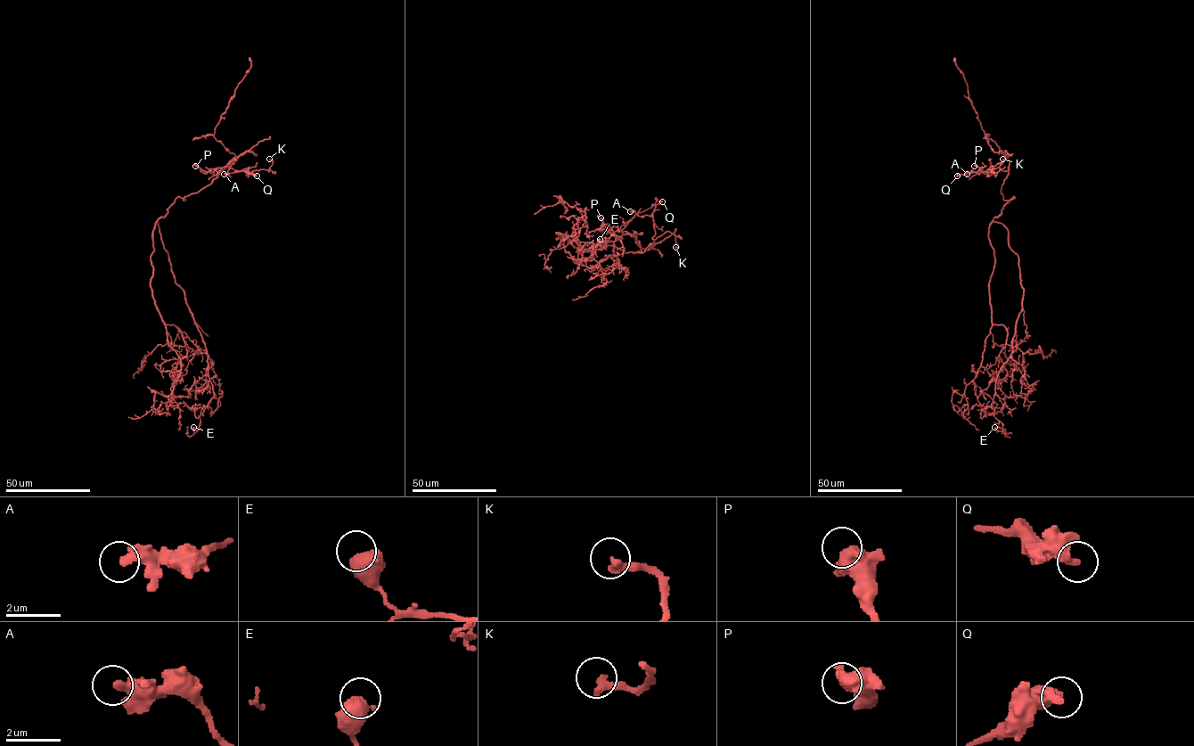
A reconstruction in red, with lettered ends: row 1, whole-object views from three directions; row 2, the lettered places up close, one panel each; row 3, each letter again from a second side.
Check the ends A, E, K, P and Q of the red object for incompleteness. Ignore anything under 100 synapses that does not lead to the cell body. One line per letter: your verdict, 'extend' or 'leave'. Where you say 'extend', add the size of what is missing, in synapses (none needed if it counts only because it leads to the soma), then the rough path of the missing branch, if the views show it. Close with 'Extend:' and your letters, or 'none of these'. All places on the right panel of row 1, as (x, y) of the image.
A: leave
E: leave
K: leave
P: leave
Q: leave
Extend: none of these

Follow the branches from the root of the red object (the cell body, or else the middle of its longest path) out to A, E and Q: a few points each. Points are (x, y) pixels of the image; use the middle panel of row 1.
A: (563, 241), (567, 238), (586, 258), (589, 249), (599, 245), (642, 252), (654, 241), (653, 217), (630, 211)
E: (563, 241), (575, 262), (589, 267), (612, 256), (619, 238), (606, 238), (603, 247), (600, 239)
Q: (563, 241), (567, 238), (586, 258), (589, 249), (599, 245), (642, 252), (654, 241), (652, 214), (662, 201)

